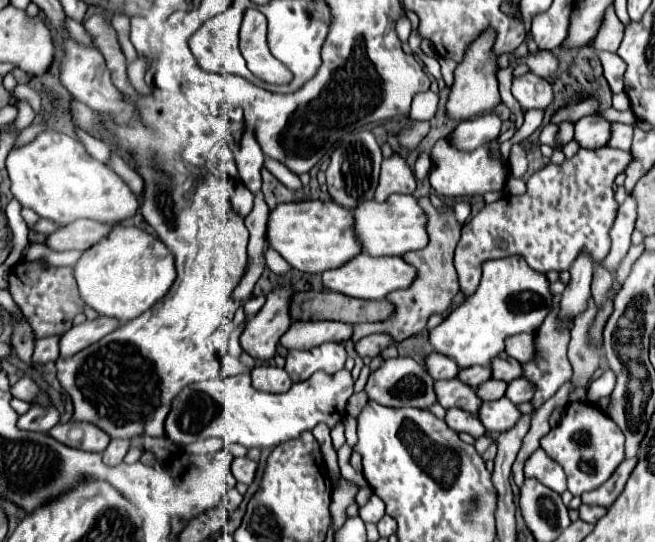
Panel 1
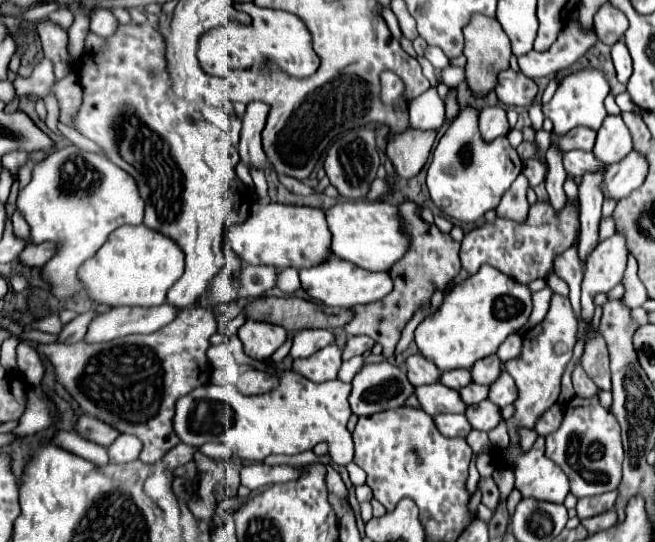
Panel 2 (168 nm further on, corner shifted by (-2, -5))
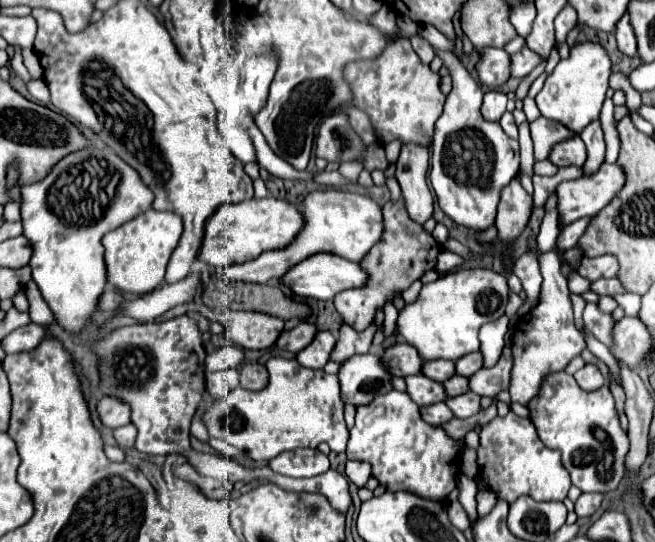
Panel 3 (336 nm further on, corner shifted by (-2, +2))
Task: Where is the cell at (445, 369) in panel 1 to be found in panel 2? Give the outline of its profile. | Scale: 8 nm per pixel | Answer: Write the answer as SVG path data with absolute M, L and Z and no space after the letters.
M423 355L407 357L405 359L405 373L407 373L407 379L411 379L413 387L437 383L439 375L441 375L441 371L433 365L433 361L425 359Z

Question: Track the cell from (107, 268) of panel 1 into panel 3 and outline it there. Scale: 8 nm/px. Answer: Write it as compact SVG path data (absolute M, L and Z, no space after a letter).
M149 212L129 220L127 224L107 232L103 236L105 246L105 266L107 266L107 282L129 294L149 294L157 286L163 284L165 268L169 264L171 254L175 252L179 238L183 234L183 220L171 212Z

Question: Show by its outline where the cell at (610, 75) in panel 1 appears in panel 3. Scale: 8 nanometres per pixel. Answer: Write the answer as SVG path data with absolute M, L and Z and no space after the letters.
M627 14L619 20L619 24L617 24L617 32L615 32L615 38L617 38L617 46L619 46L619 50L621 50L625 56L633 58L633 56L637 54L635 34L631 32L631 24L629 24L629 16L627 16Z

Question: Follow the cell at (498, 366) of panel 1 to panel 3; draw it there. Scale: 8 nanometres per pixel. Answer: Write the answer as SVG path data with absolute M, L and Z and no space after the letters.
M481 352L467 354L461 360L457 360L455 366L457 366L457 374L461 374L461 376L473 376L477 370L483 368L483 354Z

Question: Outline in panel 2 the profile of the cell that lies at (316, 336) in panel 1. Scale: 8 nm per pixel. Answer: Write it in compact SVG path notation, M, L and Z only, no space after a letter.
M303 329L295 333L293 339L293 347L291 347L291 357L307 357L317 353L319 349L327 347L329 343L333 343L333 333L327 329Z

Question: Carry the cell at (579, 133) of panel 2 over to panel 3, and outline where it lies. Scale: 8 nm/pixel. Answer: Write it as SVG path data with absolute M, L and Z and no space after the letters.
M539 118L531 122L531 138L535 144L536 161L547 160L551 148L571 136L575 136L575 132L571 132L567 126L559 122L553 122L547 118Z

